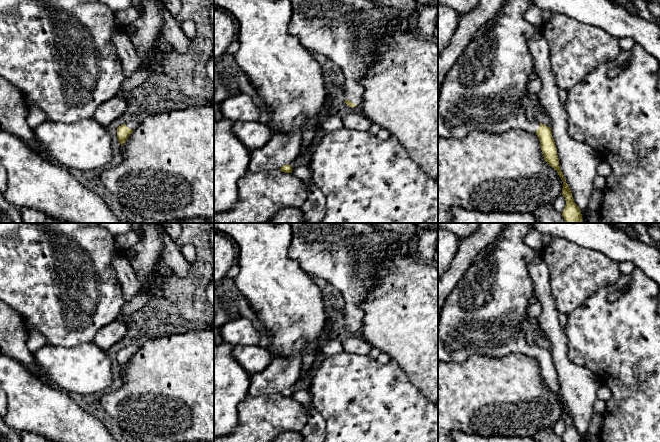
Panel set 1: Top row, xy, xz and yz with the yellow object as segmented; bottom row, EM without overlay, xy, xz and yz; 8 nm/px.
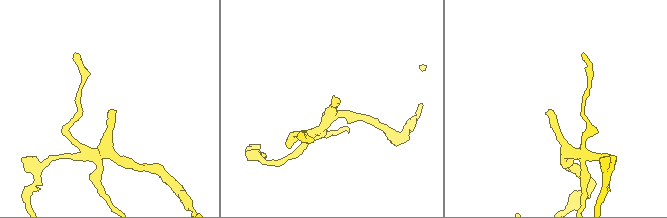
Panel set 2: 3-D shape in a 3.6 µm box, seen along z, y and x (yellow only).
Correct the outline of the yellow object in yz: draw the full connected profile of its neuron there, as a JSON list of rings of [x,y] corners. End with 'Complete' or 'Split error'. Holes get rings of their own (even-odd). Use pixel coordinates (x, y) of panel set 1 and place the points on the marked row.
[[[504,0],[495,16],[496,23],[493,28],[478,38],[474,37],[447,73],[438,97],[438,137],[463,139],[472,131],[501,134],[510,129],[522,129],[536,134],[540,140],[544,160],[557,171],[563,182],[562,195],[566,200],[566,205],[562,211],[562,216],[565,222],[581,223],[581,211],[575,204],[570,188],[559,167],[557,148],[551,128],[528,119],[525,112],[524,94],[529,79],[535,76],[534,59],[529,51],[528,41],[541,32],[541,28],[533,26],[525,20],[525,13],[531,5],[531,0]]]. Split error

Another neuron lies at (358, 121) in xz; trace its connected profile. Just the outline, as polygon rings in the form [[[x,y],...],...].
[[[349,113],[343,117],[344,128],[367,131],[372,124],[371,119],[366,117],[363,113]]]

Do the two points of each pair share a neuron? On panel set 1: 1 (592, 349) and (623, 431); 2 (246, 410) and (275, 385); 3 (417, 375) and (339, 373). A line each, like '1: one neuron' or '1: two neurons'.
1: one neuron
2: two neurons
3: two neurons

